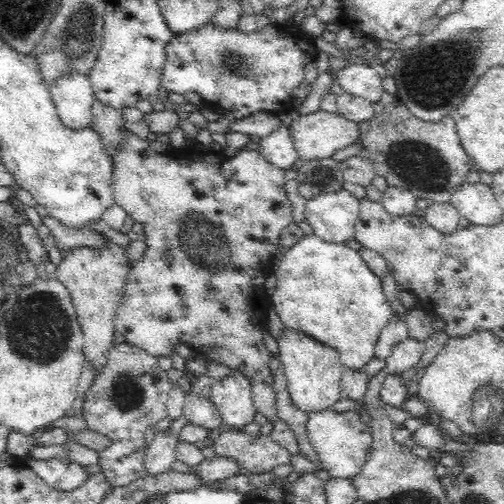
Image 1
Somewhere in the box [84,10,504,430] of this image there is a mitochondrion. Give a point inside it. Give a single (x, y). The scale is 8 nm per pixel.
(432, 79)

